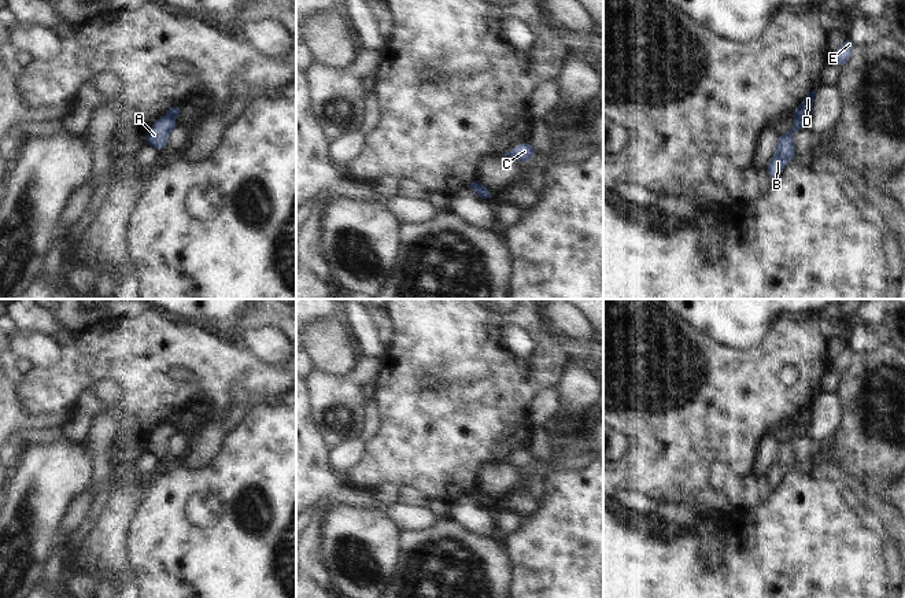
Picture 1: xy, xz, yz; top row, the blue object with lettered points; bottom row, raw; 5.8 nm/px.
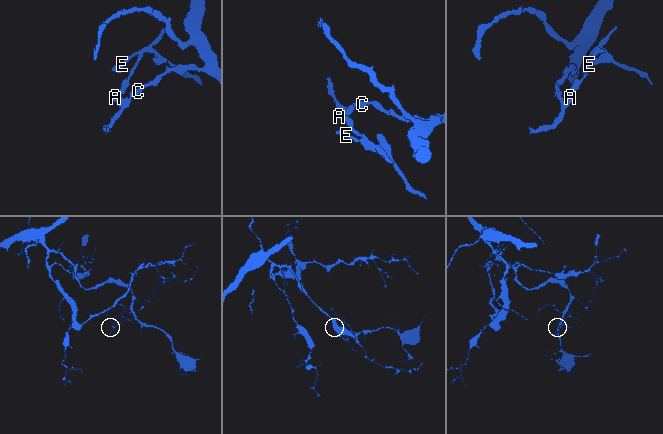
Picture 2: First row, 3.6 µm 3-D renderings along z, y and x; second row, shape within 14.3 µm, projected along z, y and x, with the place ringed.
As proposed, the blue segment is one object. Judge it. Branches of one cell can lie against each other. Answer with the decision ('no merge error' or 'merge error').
merge error

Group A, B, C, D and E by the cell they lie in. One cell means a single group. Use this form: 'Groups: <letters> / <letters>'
Groups: A B C / D E.

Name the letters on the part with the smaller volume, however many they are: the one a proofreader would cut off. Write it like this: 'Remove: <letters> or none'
Remove: D, E.

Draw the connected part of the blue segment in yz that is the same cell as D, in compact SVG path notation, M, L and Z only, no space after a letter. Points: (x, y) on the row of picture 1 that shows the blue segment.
M812 91L805 96L804 103L799 107L797 107L793 112L795 118L802 118L805 121L808 119L813 107L814 95L816 95L816 91Z

